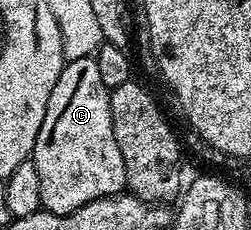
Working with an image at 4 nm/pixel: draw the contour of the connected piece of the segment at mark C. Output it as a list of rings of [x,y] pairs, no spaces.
[[[96,56],[66,60],[55,87],[51,87],[51,99],[47,99],[47,115],[43,115],[43,127],[35,135],[35,147],[31,160],[39,171],[39,195],[46,213],[70,213],[81,209],[100,197],[115,197],[126,188],[123,155],[119,143],[115,143],[115,131],[111,123],[111,90],[99,75]]]

